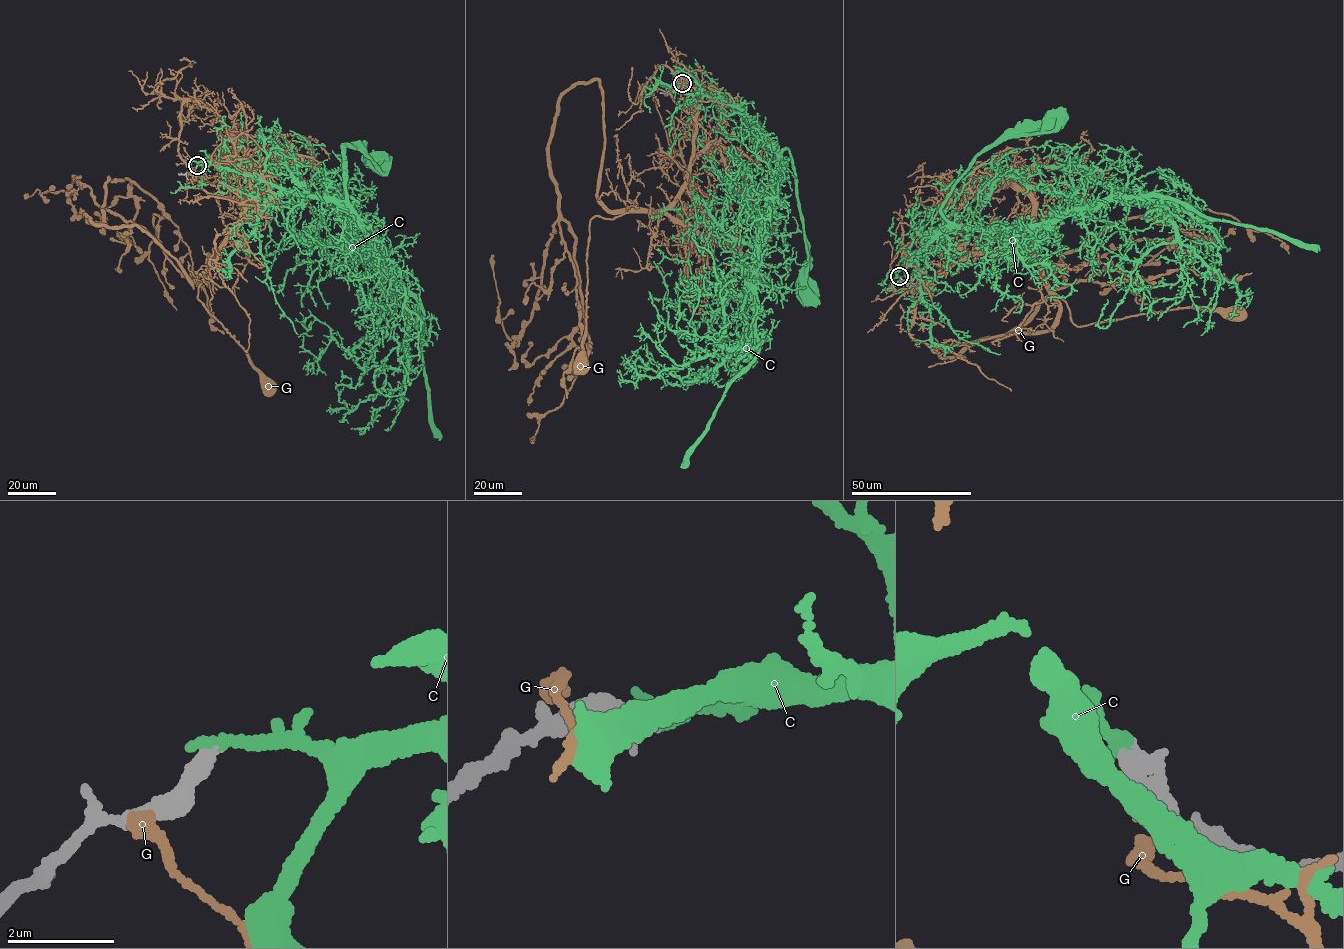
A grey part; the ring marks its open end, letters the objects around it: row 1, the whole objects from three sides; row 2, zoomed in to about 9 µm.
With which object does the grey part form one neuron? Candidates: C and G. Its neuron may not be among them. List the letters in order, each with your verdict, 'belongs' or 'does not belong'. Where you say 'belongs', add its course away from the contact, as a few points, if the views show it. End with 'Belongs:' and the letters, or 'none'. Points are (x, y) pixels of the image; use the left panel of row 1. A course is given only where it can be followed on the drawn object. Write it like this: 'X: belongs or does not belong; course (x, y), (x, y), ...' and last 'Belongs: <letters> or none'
C: belongs; course (197, 165), (258, 176), (356, 218), (406, 296), (403, 393), (376, 388), (380, 365)
G: does not belong
Belongs: C

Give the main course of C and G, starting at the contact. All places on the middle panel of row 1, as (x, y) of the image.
C: (682, 83), (732, 104), (776, 153), (754, 336), (742, 345), (721, 339), (720, 283), (693, 236), (705, 255)
G: (678, 82), (671, 96), (696, 127), (689, 176), (665, 207), (590, 220), (585, 364), (581, 364)

